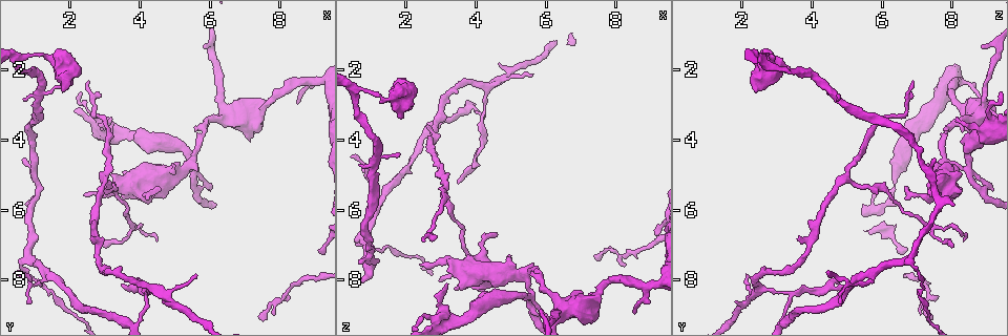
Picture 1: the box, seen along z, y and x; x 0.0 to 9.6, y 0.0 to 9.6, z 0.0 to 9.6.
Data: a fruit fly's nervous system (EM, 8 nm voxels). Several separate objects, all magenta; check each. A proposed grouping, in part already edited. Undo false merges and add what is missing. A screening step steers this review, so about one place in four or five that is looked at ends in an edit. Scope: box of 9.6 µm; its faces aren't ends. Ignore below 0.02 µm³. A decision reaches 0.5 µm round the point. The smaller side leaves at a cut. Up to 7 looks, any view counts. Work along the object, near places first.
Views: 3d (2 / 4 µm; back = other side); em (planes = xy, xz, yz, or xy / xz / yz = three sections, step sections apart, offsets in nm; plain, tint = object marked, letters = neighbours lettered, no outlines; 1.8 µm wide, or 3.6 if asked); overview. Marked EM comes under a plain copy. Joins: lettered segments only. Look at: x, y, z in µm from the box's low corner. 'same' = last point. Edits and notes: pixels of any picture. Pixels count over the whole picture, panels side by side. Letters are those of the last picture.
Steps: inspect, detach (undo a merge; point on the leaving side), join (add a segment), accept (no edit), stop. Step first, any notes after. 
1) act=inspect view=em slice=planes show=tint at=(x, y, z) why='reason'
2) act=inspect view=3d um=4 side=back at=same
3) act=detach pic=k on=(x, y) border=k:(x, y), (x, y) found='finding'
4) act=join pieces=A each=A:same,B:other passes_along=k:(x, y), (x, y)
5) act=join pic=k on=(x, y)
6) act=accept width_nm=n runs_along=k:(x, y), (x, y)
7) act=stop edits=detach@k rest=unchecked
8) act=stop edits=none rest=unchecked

act=inspect view=3d um=4 at=(1.70, 1.80, 2.80) why='sudden change in width'

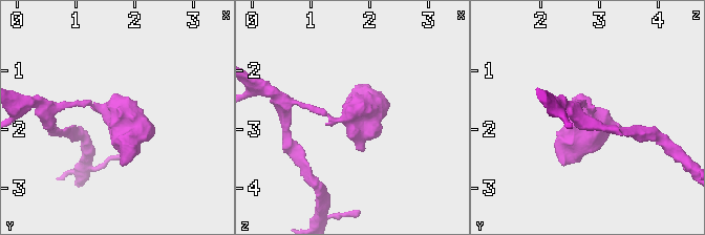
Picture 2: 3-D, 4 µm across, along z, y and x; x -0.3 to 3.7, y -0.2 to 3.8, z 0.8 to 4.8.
act=inspect view=em slice=planes show=tint at=(1.65, 1.75, 2.85)

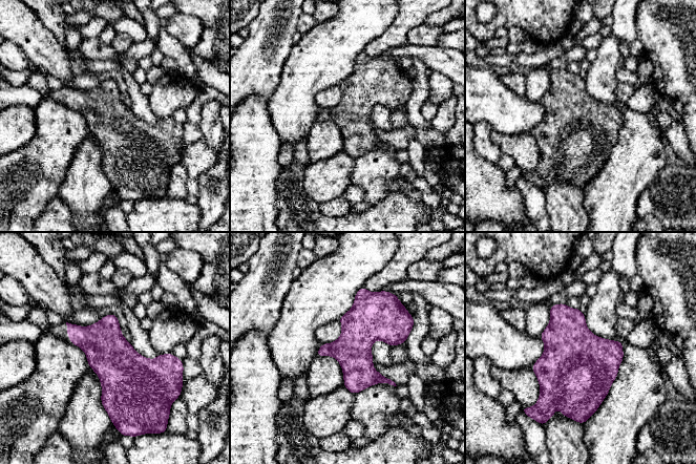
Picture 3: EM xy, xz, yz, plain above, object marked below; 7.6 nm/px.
act=inspect view=em slice=planes show=letters at=same why='what lies round it'

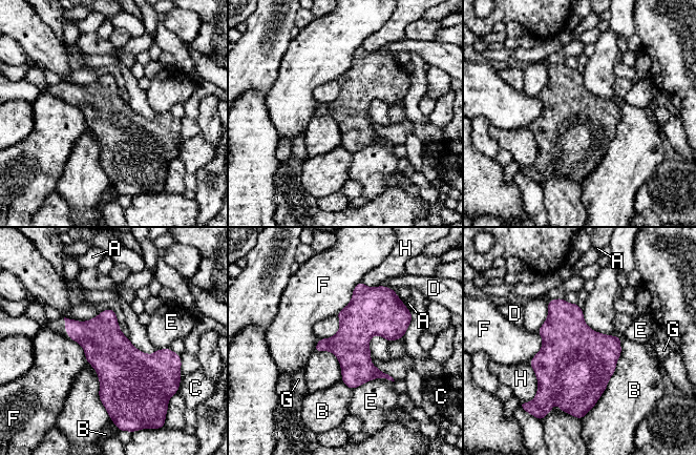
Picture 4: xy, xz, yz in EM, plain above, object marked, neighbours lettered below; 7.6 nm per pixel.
act=accept each=A:other,B:other,C:other,D:other,E:other,F:other,G:other,H:other border=4:(361, 280), (351, 301), (336, 314) found='continuous, no second neuron'

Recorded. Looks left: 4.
act=inspect view=3d um=4 at=(3.00, 5.10, 4.85) why='abrupt turn'

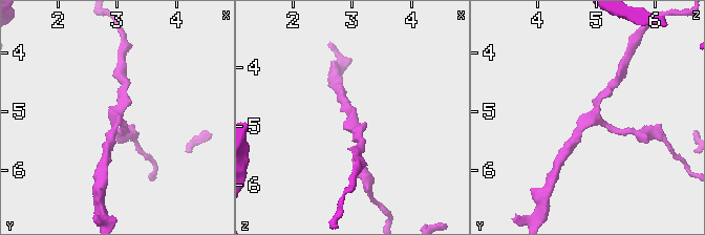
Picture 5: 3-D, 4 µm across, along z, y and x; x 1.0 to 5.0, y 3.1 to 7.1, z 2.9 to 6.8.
act=inspect view=em slice=planes show=letters at=(3.05, 5.20, 4.95)

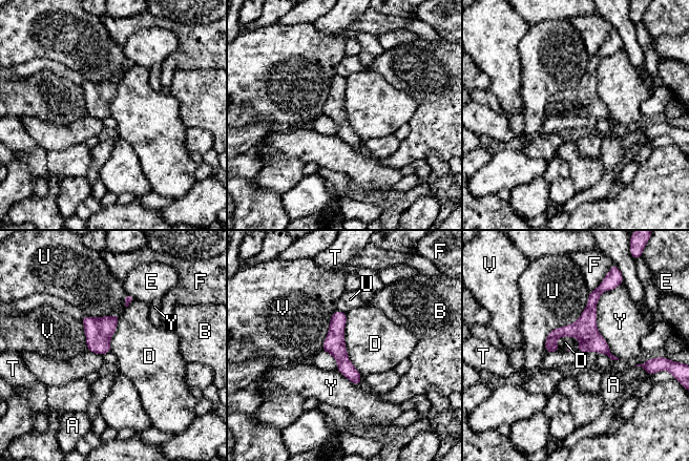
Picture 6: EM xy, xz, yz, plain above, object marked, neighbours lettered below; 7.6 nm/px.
act=accept each=A:other,B:other,D:other,E:other,F:other,T:other,U:other,V:other,Y:other arms=3 border=6:(345, 313), (347, 356), (361, 376) found='all the same neuron'

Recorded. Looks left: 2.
act=stop edits=none rest=unchecked

